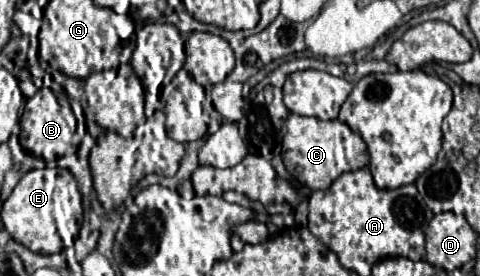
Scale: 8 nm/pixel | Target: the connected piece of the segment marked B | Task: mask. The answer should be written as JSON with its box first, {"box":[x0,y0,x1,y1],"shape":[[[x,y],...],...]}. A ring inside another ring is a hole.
{"box":[19,87,77,162],"shape":[[[42,87],[37,90],[33,98],[27,100],[23,116],[20,117],[21,133],[19,142],[21,146],[31,152],[33,156],[43,158],[45,162],[55,162],[61,156],[69,156],[77,152],[77,146],[73,144],[72,138],[76,129],[76,118],[73,114],[67,97],[62,97],[62,104],[50,88]]]}

